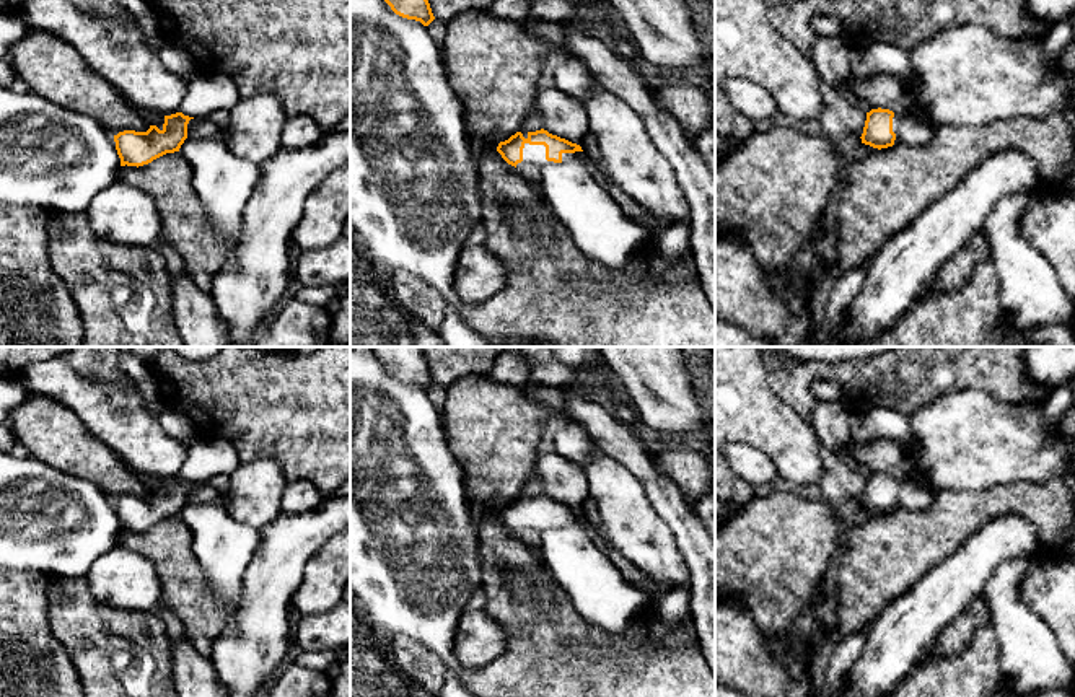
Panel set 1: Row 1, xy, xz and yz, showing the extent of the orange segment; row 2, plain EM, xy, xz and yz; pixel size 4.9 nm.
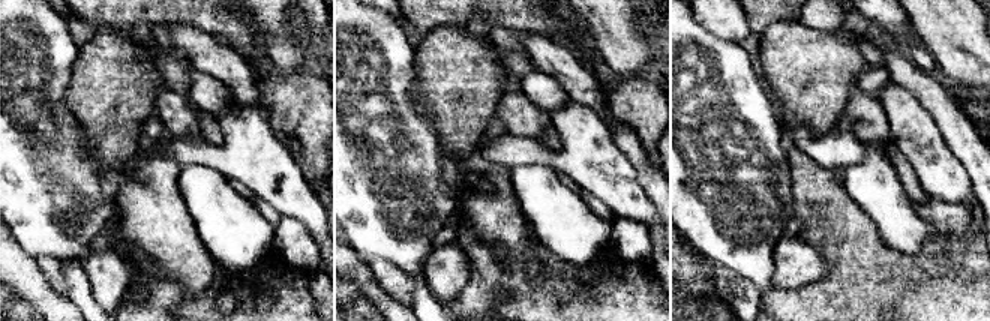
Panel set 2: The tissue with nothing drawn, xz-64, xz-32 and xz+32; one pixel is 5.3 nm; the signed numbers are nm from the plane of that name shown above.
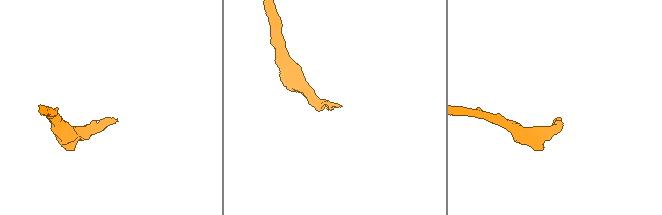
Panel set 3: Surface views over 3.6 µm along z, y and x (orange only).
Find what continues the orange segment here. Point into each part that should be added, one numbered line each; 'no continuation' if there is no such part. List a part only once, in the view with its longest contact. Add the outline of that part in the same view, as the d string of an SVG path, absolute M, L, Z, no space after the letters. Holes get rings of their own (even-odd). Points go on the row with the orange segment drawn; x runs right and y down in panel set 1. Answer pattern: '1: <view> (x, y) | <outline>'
1: xz (533, 155) | M524 143L523 161L516 164L518 169L538 169L542 166L555 164L554 161L546 160L544 145L529 145Z

